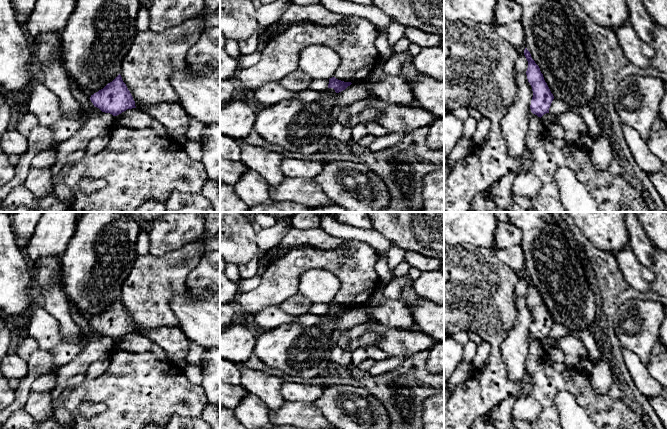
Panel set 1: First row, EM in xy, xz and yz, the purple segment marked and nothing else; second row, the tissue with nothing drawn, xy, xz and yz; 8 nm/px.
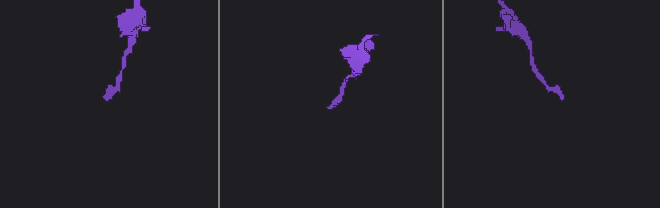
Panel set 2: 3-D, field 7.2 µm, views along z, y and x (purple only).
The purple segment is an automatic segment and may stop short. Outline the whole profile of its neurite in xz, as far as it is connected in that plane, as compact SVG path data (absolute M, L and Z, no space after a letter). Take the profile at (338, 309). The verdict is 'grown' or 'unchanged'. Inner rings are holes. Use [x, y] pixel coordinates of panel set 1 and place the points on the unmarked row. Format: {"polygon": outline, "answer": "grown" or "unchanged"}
{"polygon": "M332 301L329 303L328 312L333 312L336 317L339 317L345 314L351 308L352 308L351 306L344 306L336 303L335 301Z", "answer": "unchanged"}

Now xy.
{"polygon": "M120 298L103 313L91 319L90 324L102 336L113 340L127 333L136 332L135 325Z", "answer": "unchanged"}

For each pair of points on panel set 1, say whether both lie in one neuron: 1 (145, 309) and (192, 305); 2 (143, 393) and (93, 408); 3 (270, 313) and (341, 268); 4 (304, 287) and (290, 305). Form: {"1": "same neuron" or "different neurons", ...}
{"1": "different neurons", "2": "different neurons", "3": "different neurons", "4": "different neurons"}

